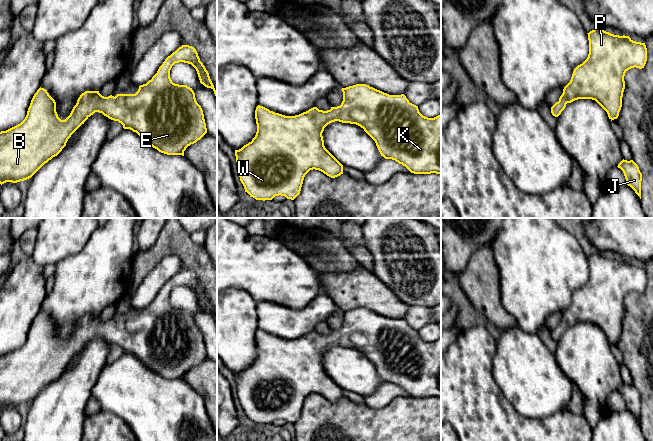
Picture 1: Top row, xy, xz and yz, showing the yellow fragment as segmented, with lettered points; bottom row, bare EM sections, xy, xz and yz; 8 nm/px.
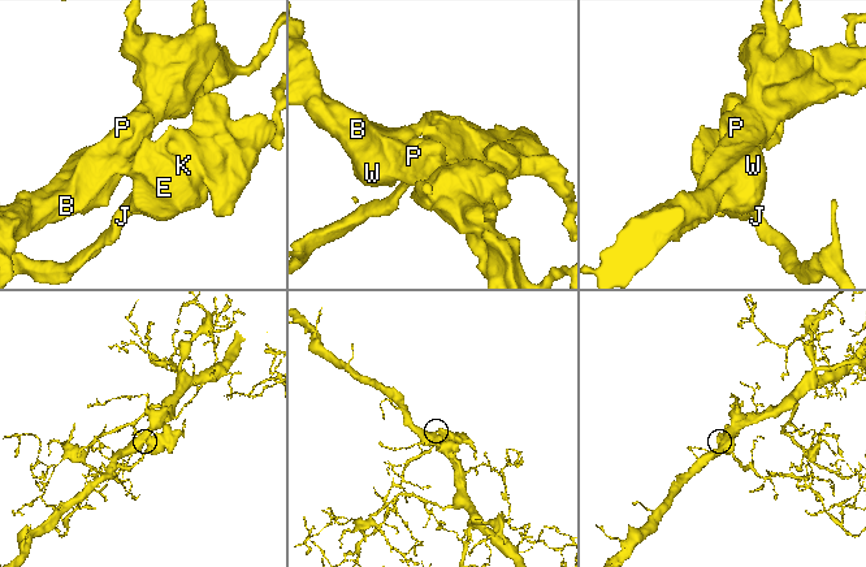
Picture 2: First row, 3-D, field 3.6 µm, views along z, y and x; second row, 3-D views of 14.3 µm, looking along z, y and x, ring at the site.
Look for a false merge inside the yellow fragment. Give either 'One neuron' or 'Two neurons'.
One neuron

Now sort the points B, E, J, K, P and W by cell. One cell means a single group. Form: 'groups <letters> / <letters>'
groups B E J K P W

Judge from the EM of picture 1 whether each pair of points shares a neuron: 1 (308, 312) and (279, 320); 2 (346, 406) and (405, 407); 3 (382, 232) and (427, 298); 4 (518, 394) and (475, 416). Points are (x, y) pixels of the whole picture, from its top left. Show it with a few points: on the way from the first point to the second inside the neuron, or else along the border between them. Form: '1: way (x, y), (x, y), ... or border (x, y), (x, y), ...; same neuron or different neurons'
1: way (301, 319), (286, 320); same neuron
2: way (361, 416), (390, 416); same neuron
3: way (395, 248), (426, 282); same neuron
4: border (494, 379), (509, 403), (523, 416); different neurons

